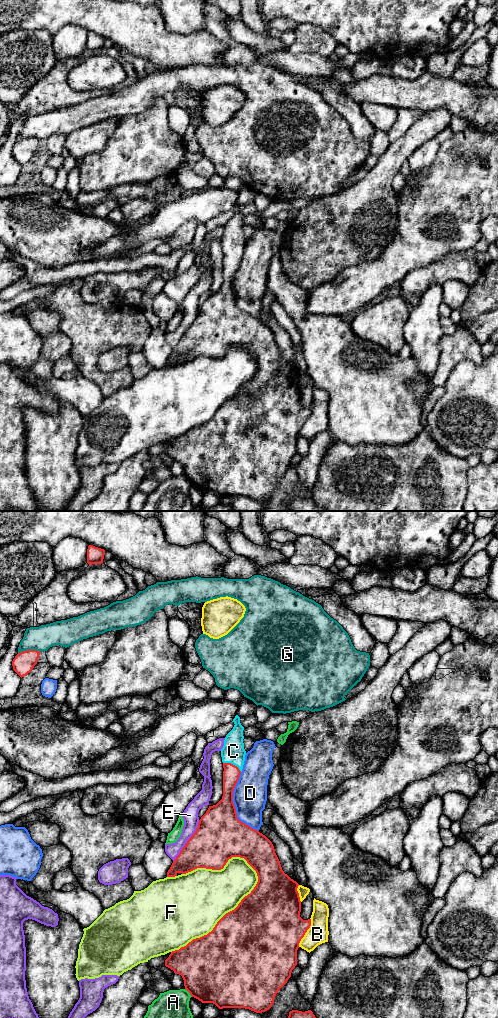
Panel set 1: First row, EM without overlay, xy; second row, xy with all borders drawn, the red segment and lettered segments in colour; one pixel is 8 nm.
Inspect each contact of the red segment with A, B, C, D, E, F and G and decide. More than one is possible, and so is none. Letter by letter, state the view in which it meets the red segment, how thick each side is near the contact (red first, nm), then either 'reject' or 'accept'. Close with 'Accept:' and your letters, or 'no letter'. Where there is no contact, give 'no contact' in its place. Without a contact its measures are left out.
A: contact in xy; calibres 480 and 220 nm; reject
B: contact in xy; calibres 440 and 160 nm; reject
C: contact in xy; calibres 140 and 180 nm; accept
D: contact in xy; calibres 360 and 280 nm; reject
E: contact in xy; calibres 380 and 130 nm; reject
F: contact in xy; calibres 500 and 460 nm; reject
G: contact in xy; calibres 170 and 200 nm; reject
Accept: C

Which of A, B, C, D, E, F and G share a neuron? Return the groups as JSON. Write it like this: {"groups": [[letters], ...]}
{"groups": [["A"], ["B"], ["C"], ["D"], ["E"], ["F"], ["G"]]}

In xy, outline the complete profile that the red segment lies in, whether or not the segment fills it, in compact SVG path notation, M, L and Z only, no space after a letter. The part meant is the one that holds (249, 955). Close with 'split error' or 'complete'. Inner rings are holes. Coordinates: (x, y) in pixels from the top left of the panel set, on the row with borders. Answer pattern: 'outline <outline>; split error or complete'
outline M238 715L232 721L235 725L226 735L221 749L223 762L223 796L213 806L209 806L201 817L195 833L190 837L167 872L167 877L178 873L186 874L197 868L221 870L232 857L244 858L256 871L258 882L250 894L238 906L226 913L207 935L193 939L179 950L172 951L165 960L165 966L182 976L185 990L202 1003L213 1003L219 1009L245 1008L262 1013L271 1008L278 991L287 983L297 965L299 943L311 926L311 919L300 917L301 901L297 888L299 884L282 870L272 842L258 830L251 828L237 818L233 803L233 791L243 769L246 751L243 743L244 727Z; split error

